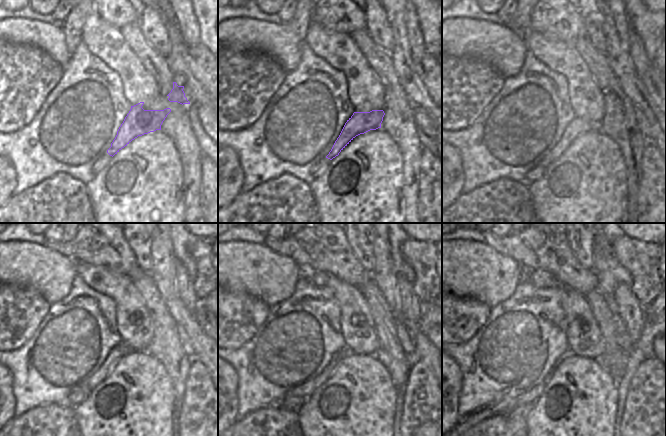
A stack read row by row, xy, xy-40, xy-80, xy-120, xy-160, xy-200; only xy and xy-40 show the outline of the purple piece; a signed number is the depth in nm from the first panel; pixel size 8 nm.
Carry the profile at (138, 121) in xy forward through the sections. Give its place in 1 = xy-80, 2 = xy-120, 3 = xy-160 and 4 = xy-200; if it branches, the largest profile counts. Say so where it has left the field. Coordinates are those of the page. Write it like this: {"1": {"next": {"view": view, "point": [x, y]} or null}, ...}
{"1": {"next": {"view": "xy-80", "point": [577, 126]}}, "2": {"next": {"view": "xy-120", "point": [120, 351]}}, "3": {"next": {"view": "xy-160", "point": [305, 390]}}, "4": {"next": {"view": "xy-200", "point": [509, 401]}}}

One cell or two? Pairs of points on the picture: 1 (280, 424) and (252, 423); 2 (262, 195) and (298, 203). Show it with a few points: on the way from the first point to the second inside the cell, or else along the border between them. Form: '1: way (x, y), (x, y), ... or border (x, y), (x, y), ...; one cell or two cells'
1: way (273, 424), (266, 418), (259, 423); one cell
2: way (271, 203), (289, 203); one cell

